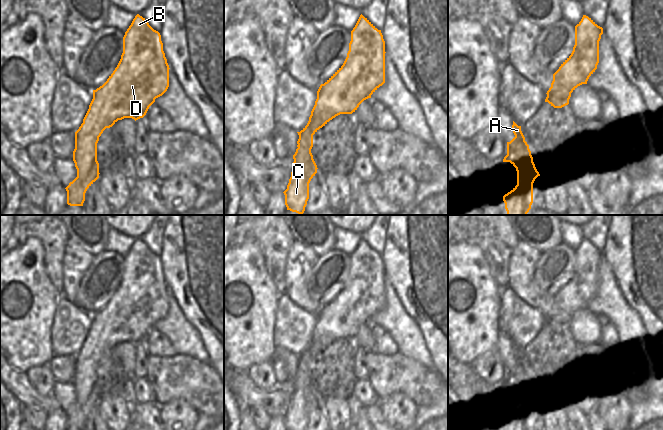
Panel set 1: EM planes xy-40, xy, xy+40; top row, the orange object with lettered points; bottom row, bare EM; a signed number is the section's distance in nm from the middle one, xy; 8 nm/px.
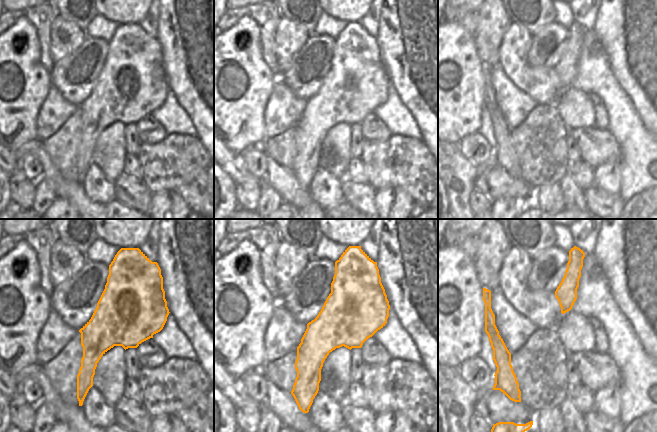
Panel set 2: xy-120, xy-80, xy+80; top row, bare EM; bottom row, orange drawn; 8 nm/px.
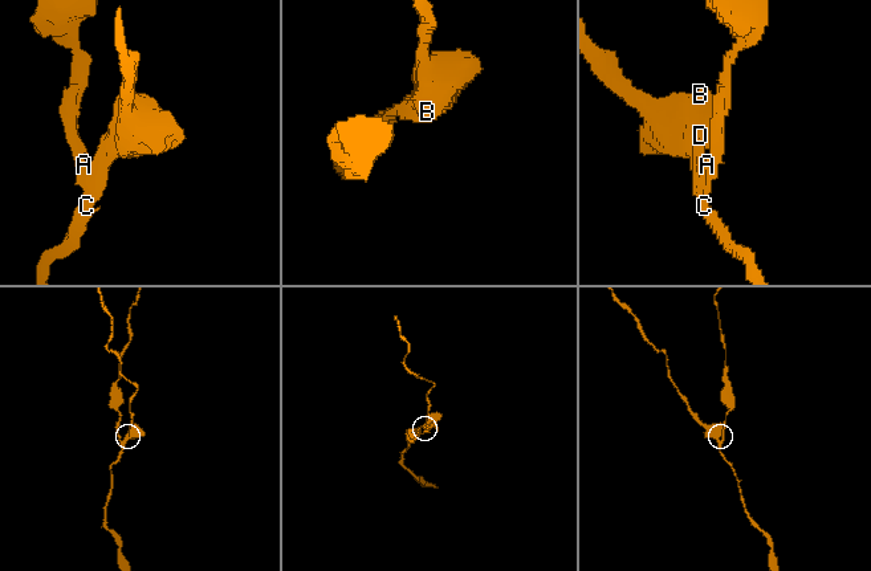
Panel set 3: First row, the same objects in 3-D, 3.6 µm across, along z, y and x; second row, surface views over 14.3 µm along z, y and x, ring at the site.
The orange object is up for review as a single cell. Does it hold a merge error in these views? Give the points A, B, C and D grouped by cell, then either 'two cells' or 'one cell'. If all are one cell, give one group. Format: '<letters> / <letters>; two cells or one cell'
A / B C D; two cells

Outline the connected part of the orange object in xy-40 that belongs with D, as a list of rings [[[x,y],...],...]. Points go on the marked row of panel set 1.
[[[137,14],[123,37],[123,53],[117,67],[102,86],[93,90],[89,109],[75,132],[73,161],[77,177],[65,188],[68,205],[83,206],[87,189],[99,178],[97,143],[103,131],[124,118],[143,118],[155,99],[167,91],[169,69],[160,33]]]

